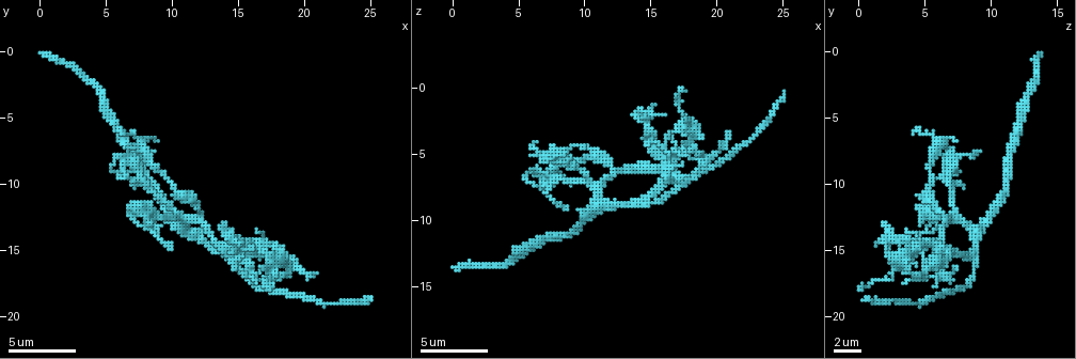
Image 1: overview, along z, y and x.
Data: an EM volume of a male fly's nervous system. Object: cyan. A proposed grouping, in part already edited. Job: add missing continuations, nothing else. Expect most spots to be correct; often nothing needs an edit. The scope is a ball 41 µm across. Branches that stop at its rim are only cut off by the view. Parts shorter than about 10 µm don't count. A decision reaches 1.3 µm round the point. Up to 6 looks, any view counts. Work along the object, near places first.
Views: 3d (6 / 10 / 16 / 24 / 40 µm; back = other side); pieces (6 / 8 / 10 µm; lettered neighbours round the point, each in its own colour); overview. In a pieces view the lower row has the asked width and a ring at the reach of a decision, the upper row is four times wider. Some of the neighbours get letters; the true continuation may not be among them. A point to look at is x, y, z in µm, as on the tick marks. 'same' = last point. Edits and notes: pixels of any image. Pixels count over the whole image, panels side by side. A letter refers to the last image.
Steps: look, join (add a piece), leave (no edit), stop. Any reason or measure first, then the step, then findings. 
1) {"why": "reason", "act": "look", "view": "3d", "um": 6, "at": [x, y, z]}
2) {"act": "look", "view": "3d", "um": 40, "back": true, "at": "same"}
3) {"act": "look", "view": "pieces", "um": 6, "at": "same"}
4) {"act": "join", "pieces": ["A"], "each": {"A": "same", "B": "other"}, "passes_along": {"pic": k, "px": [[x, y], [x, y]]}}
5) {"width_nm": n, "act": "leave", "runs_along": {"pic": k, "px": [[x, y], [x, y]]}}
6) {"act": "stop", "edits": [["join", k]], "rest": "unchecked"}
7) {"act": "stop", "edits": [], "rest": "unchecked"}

{"why": "an open end", "act": "look", "view": "pieces", "um": 10, "at": [6.2, 6.2, 4.2]}

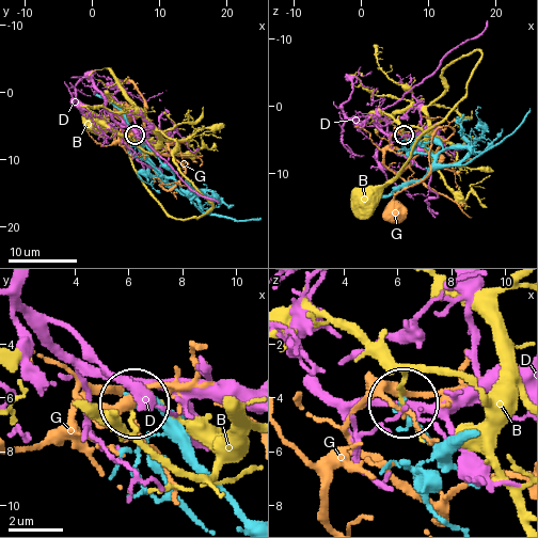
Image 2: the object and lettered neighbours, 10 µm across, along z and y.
{"act": "leave", "each": {"B": "other", "D": "other", "G": "other"}, "found": "none of them fits"}

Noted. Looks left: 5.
{"why": "free end", "act": "look", "view": "pieces", "um": 10, "at": [14.6, 16.4, 3.6]}

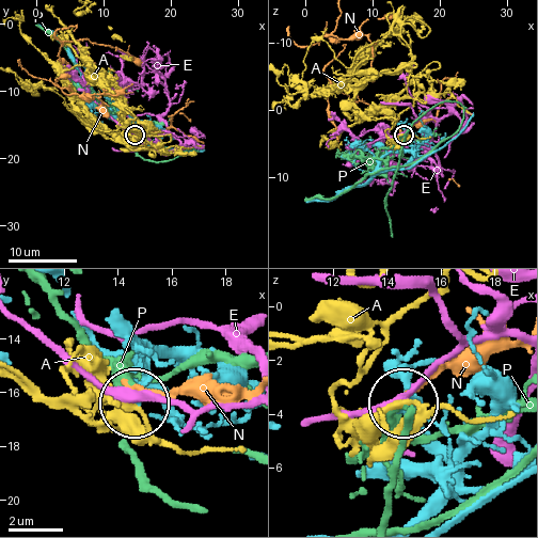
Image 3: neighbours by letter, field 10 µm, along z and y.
{"act": "leave", "each": {"A": "other", "E": "other", "N": "other", "P": "other"}, "found": "none of them fits"}

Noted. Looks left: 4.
{"act": "look", "view": "pieces", "um": 6, "at": [21.0, 16.6, 3.4]}

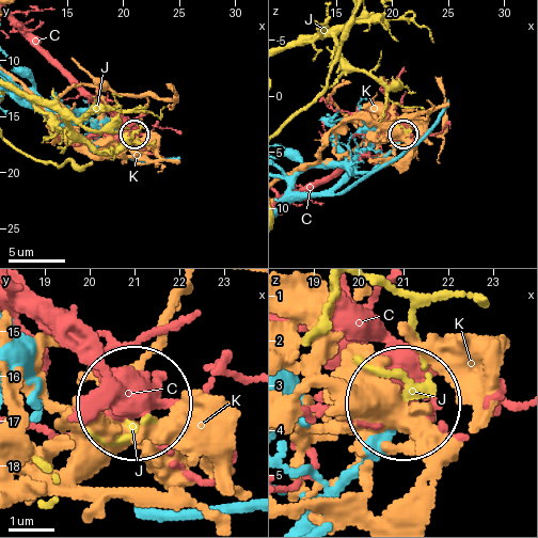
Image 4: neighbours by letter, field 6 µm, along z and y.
{"act": "leave", "each": {"C": "other", "J": "other", "K": "other"}, "found": "none of them fits"}

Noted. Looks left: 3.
{"act": "stop", "edits": [], "rest": "unchecked"}

